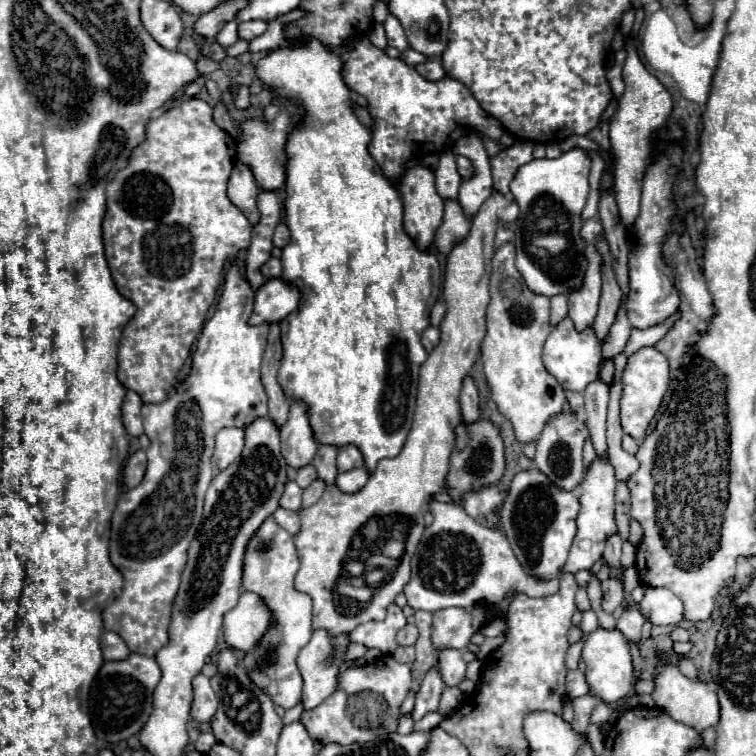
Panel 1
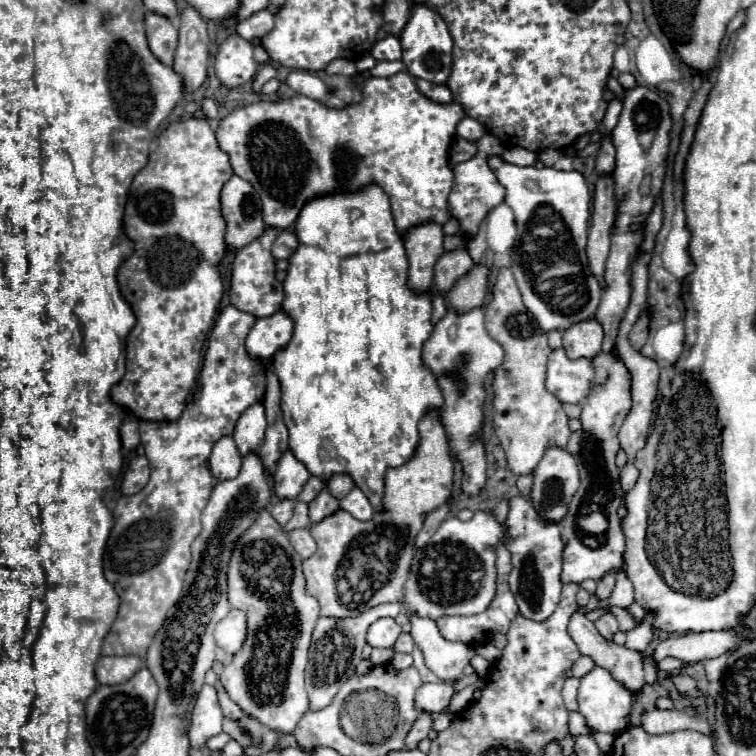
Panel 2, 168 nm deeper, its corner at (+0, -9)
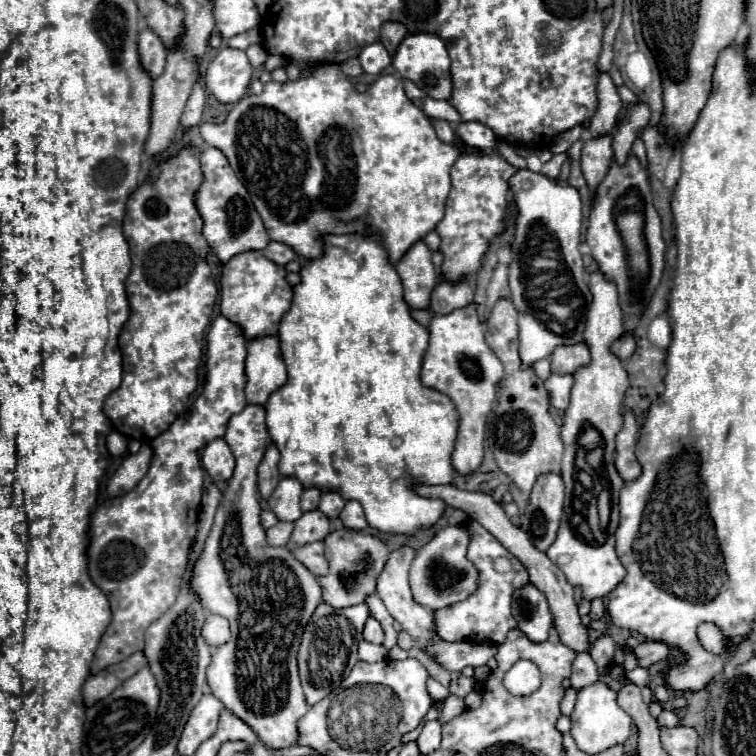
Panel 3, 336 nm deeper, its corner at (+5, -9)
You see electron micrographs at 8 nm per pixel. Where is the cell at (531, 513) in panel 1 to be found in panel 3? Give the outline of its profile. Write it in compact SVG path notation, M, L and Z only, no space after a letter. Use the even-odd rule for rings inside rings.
M526 583L514 589L512 615L530 641L540 643L548 639L548 631L552 627L552 611L546 603L546 595L542 595L534 583Z

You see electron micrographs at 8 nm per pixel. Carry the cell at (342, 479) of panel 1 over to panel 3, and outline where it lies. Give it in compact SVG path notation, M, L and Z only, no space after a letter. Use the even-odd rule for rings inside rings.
M346 501L342 513L340 513L340 519L344 523L344 527L348 529L356 529L356 531L362 531L368 527L368 521L364 517L364 509L358 501Z

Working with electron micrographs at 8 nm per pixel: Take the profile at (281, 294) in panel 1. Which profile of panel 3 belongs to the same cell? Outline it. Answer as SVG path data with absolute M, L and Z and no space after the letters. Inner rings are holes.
M264 335L246 345L246 399L264 405L268 395L286 383L286 367L280 353L280 339Z

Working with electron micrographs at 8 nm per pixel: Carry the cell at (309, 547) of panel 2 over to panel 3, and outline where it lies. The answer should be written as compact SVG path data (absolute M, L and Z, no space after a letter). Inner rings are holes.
M314 541L314 543L306 543L306 547L294 547L294 557L314 575L324 575L328 565L324 559L324 545L322 541Z

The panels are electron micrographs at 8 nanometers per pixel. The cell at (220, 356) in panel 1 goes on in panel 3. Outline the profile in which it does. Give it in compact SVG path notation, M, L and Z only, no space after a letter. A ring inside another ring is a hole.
M218 315L212 321L212 327L206 337L206 381L198 399L192 403L190 411L178 417L168 431L160 433L154 439L148 439L148 447L154 451L150 469L146 477L126 495L114 497L108 503L96 507L90 521L90 547L88 547L88 571L92 581L106 593L112 607L112 623L100 639L100 645L94 653L92 673L106 669L108 665L120 663L136 651L144 649L144 631L150 623L160 619L176 601L180 591L180 581L186 569L188 553L196 535L198 509L204 489L204 469L200 465L200 449L206 447L216 437L224 437L228 419L242 411L248 401L244 397L244 357L246 357L246 337L238 323Z

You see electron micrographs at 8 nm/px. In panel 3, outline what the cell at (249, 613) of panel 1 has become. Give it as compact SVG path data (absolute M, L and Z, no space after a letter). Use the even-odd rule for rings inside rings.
M208 615L202 635L210 647L220 647L222 643L230 641L230 627L226 623L226 617L222 615Z

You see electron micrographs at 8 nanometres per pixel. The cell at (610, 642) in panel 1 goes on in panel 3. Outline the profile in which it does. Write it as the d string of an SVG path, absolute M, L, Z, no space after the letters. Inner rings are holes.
M598 679L592 685L586 685L578 691L578 699L572 711L572 731L570 735L574 737L578 749L594 755L598 751L604 751L608 747L614 747L618 743L624 743L630 735L632 729L632 719L622 707L616 703L616 691L610 689L602 679Z

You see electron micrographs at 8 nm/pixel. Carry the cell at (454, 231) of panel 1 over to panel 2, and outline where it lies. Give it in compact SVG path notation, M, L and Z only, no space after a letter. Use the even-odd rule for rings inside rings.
M465 249L443 253L443 257L435 263L435 287L439 293L449 293L453 285L465 277L473 269L473 259Z

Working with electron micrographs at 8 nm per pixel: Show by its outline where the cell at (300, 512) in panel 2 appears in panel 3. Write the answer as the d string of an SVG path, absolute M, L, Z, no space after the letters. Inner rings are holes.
M278 521L274 527L270 527L266 531L268 535L268 543L272 547L278 547L278 545L286 545L290 541L290 535L294 531L294 525L292 523L286 523L286 521Z

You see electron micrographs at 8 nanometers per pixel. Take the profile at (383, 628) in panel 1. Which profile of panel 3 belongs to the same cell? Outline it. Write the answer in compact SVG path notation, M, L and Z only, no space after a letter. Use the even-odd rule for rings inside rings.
M370 617L370 619L366 621L366 627L364 627L364 639L370 641L370 643L378 643L378 645L384 641L382 625L380 625L374 617Z

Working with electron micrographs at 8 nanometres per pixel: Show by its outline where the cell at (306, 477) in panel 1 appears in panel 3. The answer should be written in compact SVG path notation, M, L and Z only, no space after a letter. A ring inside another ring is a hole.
M308 487L308 489L304 489L304 493L302 493L302 501L300 501L302 511L318 509L318 501L320 501L320 489L316 489L316 487Z

